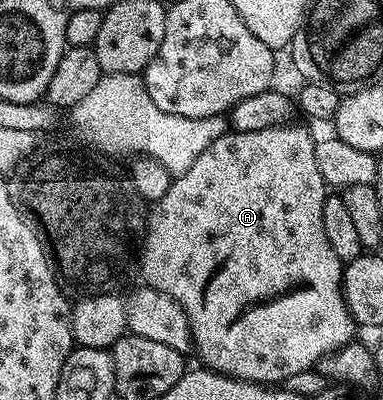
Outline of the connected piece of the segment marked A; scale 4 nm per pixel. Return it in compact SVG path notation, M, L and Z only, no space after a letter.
M298 124L289 126L269 126L260 132L227 132L224 136L220 136L220 140L216 140L212 144L208 144L208 148L204 148L204 152L200 152L196 164L192 164L192 168L188 168L188 172L177 175L171 181L168 192L164 192L164 196L160 196L157 202L153 203L152 209L149 211L146 220L146 233L142 235L140 243L140 262L142 258L142 279L141 281L158 290L161 294L166 294L179 305L183 313L186 314L186 320L190 325L190 341L192 350L198 353L198 358L203 367L213 370L216 374L223 374L227 378L237 379L239 382L249 382L251 384L280 384L288 376L302 376L307 372L315 369L318 362L331 354L334 350L339 350L342 346L347 346L349 342L355 341L356 323L353 315L350 314L349 307L346 306L346 297L342 294L342 272L344 264L336 256L336 252L332 252L331 245L328 244L328 236L324 236L324 200L328 197L328 187L324 176L320 172L320 168L316 164L316 156L314 155L314 140L311 131L308 129L301 130Z

